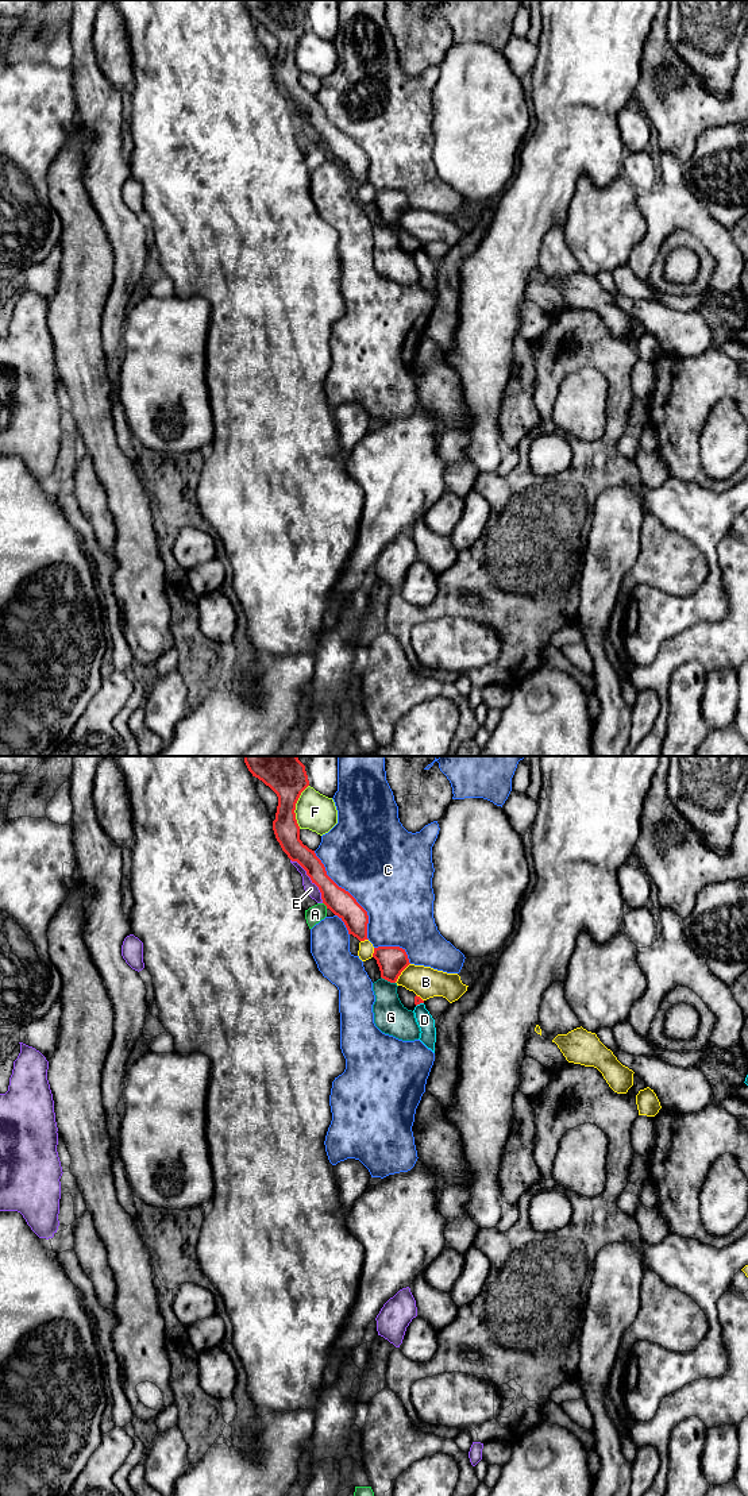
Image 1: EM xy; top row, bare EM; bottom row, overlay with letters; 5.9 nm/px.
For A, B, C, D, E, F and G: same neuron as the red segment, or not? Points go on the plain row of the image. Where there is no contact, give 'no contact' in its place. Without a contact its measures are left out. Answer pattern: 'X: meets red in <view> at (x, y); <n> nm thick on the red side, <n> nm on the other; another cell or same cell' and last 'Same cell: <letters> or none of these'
A: meets red in xy at (324, 147); 160 nm thick on the red side, 100 nm on the other; another cell
B: meets red in xy at (401, 215); 180 nm thick on the red side, 190 nm on the other; another cell
C: meets red in xy at (350, 138); 160 nm thick on the red side, 500 nm on the other; another cell
D: meets red in xy at (419, 247); 50 nm thick on the red side, 100 nm on the other; another cell
E: meets red in xy at (311, 123); 160 nm thick on the red side, 80 nm on the other; another cell
F: meets red in xy at (295, 50); 260 nm thick on the red side, 220 nm on the other; another cell
G: meets red in xy at (388, 224); 180 nm thick on the red side, 200 nm on the other; another cell
Same cell: none of these

